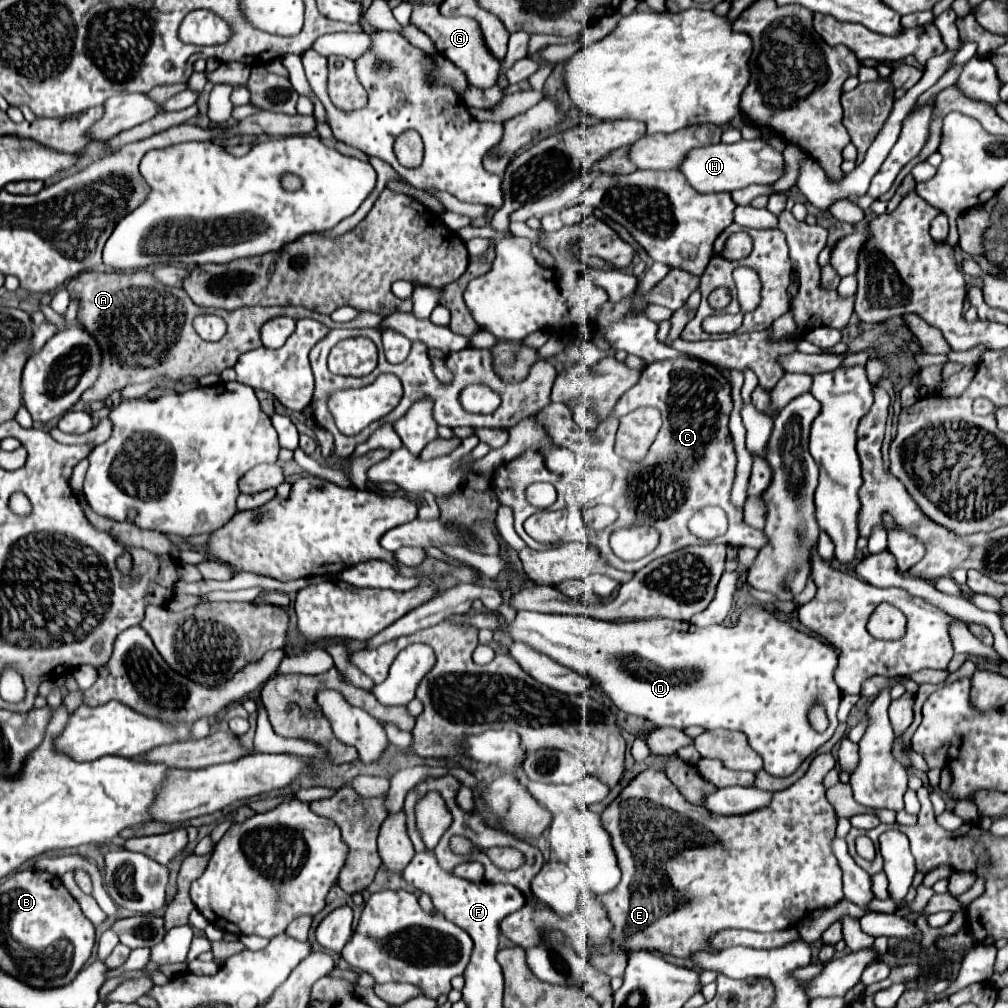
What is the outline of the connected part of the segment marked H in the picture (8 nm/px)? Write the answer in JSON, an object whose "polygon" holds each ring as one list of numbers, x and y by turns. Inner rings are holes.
{"polygon":[[739,140,735,144,713,144,701,146,687,152,683,158,679,172,685,176,691,188,699,194,713,192,733,192,745,188,749,184,775,184,783,172,783,154,769,148,769,144,761,144,761,140]]}

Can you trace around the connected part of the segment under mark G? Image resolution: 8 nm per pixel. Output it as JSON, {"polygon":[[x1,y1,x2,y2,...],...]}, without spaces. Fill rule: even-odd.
{"polygon":[[413,4,413,14,411,14,411,22,413,26,417,26,419,30,423,30,437,46,437,50,449,58,455,66,459,66,461,70,467,72,469,84,477,86,477,88,489,88,495,84,495,78,499,74,499,60,493,58,493,54,489,52,485,40,483,40,483,32,477,20,467,18,467,16,459,16,459,18,447,18,439,12,437,4]]}

